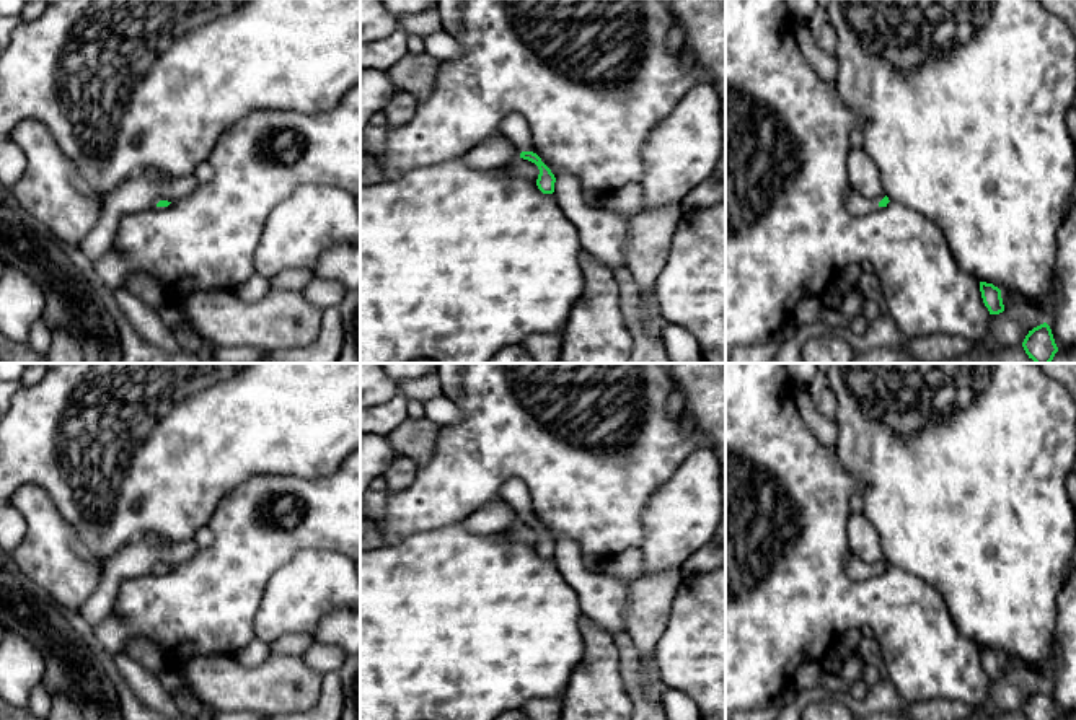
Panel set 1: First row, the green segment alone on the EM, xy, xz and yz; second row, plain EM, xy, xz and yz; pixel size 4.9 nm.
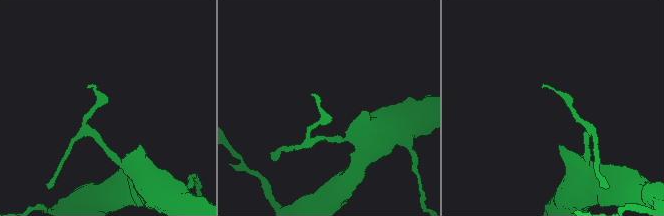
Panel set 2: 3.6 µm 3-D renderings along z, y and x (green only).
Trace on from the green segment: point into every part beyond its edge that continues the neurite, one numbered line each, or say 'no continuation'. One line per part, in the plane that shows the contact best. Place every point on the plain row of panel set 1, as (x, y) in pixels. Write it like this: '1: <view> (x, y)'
1: xz (514, 492)

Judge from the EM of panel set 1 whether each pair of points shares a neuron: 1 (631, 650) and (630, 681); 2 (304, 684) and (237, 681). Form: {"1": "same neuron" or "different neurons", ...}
{"1": "same neuron", "2": "same neuron"}

